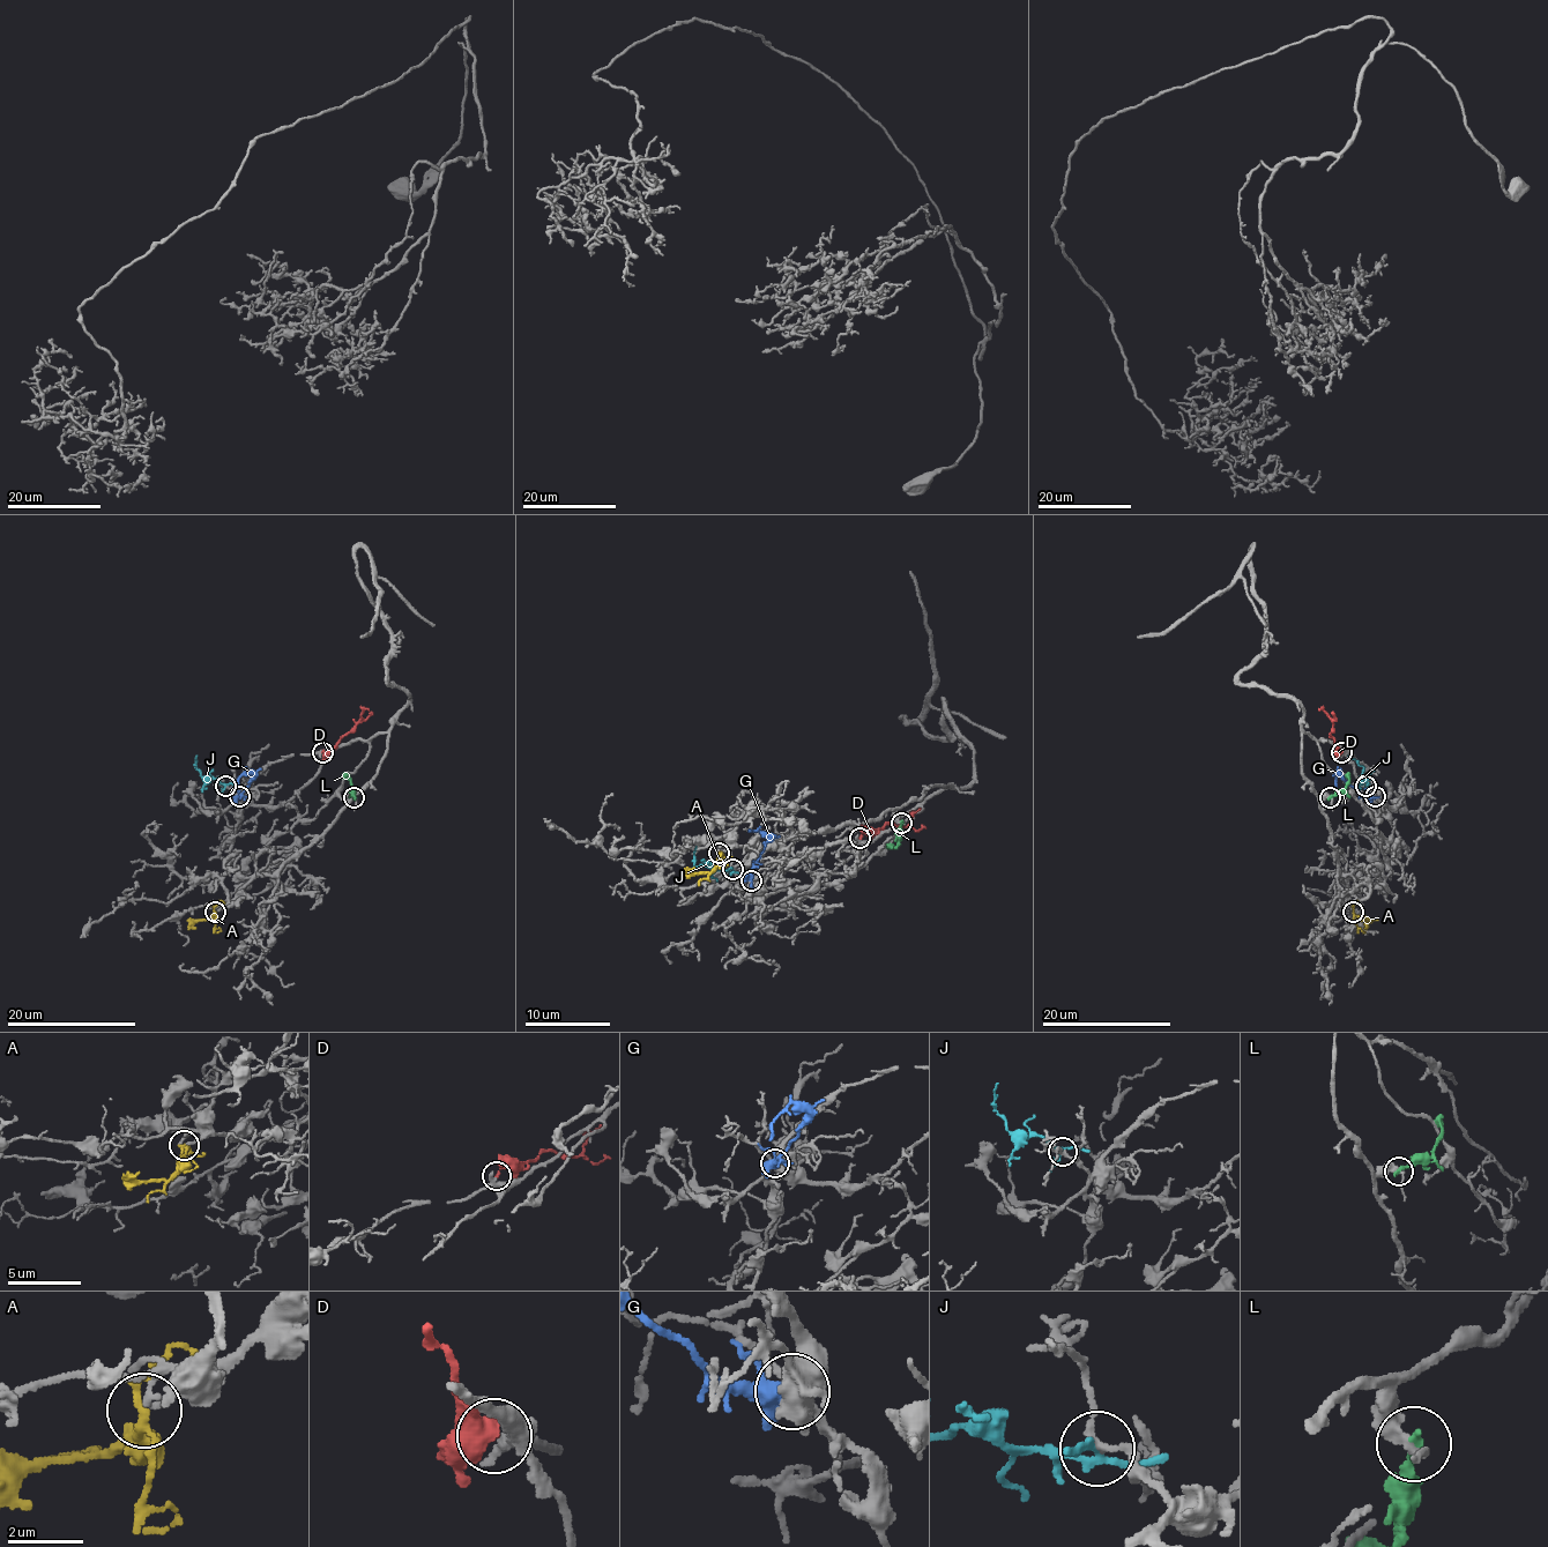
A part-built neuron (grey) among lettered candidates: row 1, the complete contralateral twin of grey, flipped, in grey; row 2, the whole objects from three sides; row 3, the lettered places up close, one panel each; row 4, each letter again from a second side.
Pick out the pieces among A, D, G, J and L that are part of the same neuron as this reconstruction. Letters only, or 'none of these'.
A

